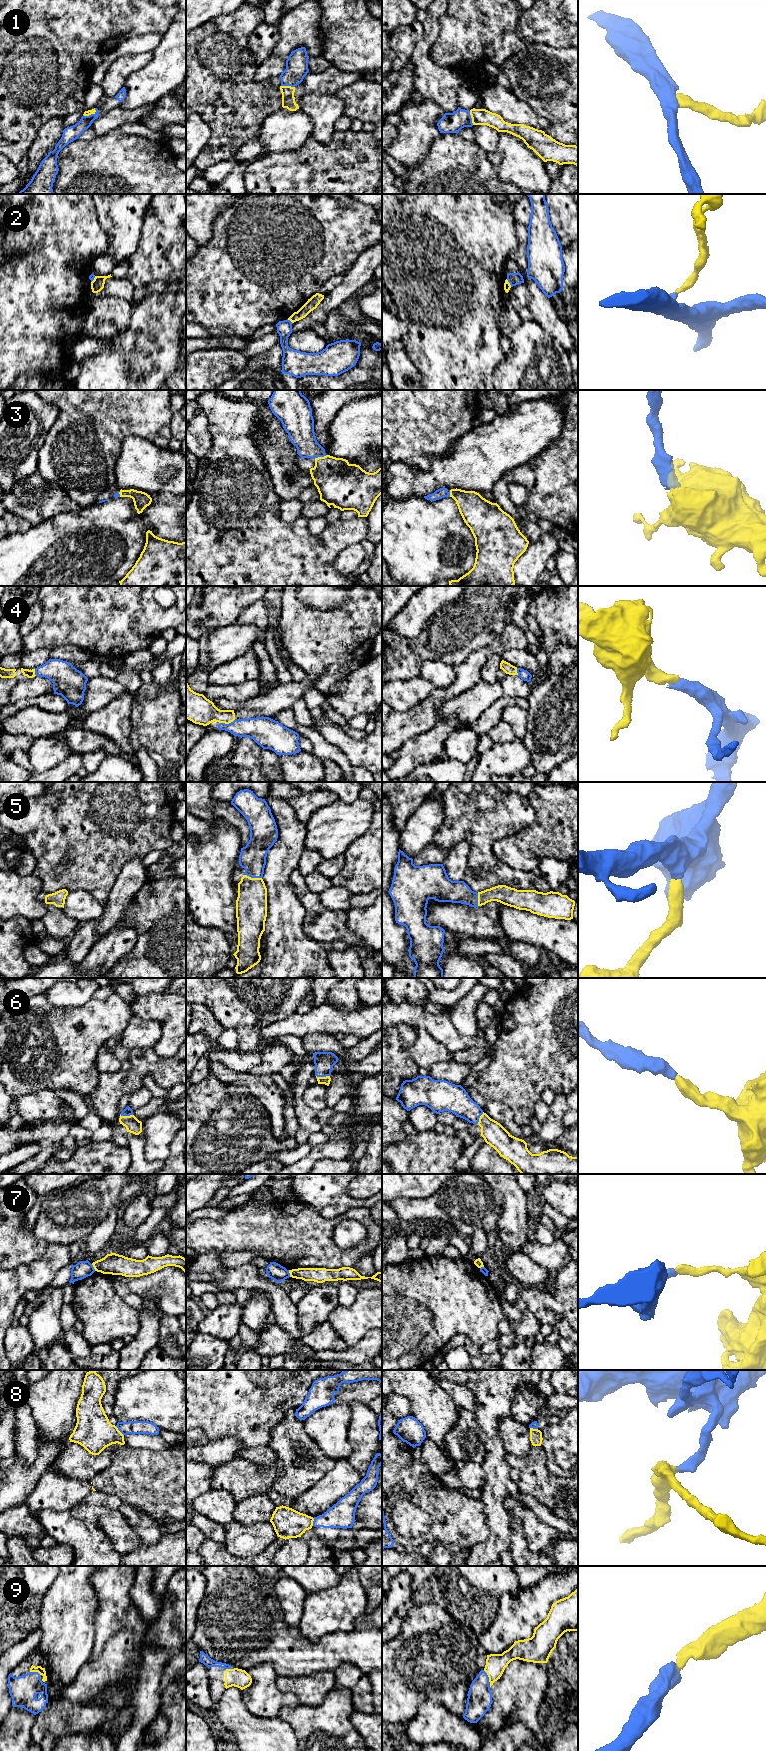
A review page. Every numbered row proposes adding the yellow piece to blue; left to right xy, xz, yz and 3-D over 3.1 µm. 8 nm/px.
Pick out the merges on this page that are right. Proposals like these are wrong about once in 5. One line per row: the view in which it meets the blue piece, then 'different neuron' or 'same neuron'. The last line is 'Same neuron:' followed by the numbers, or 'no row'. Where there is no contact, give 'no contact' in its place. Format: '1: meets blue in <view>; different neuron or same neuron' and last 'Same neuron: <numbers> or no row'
1: meets blue in xz; same neuron
2: meets blue in yz; different neuron
3: meets blue in xz; same neuron
4: meets blue in xz; same neuron
5: meets blue in xz; same neuron
6: meets blue in xz; same neuron
7: meets blue in xy; different neuron
8: meets blue in xy; different neuron
9: meets blue in yz; same neuron
Same neuron: 1, 3, 4, 5, 6, 9

